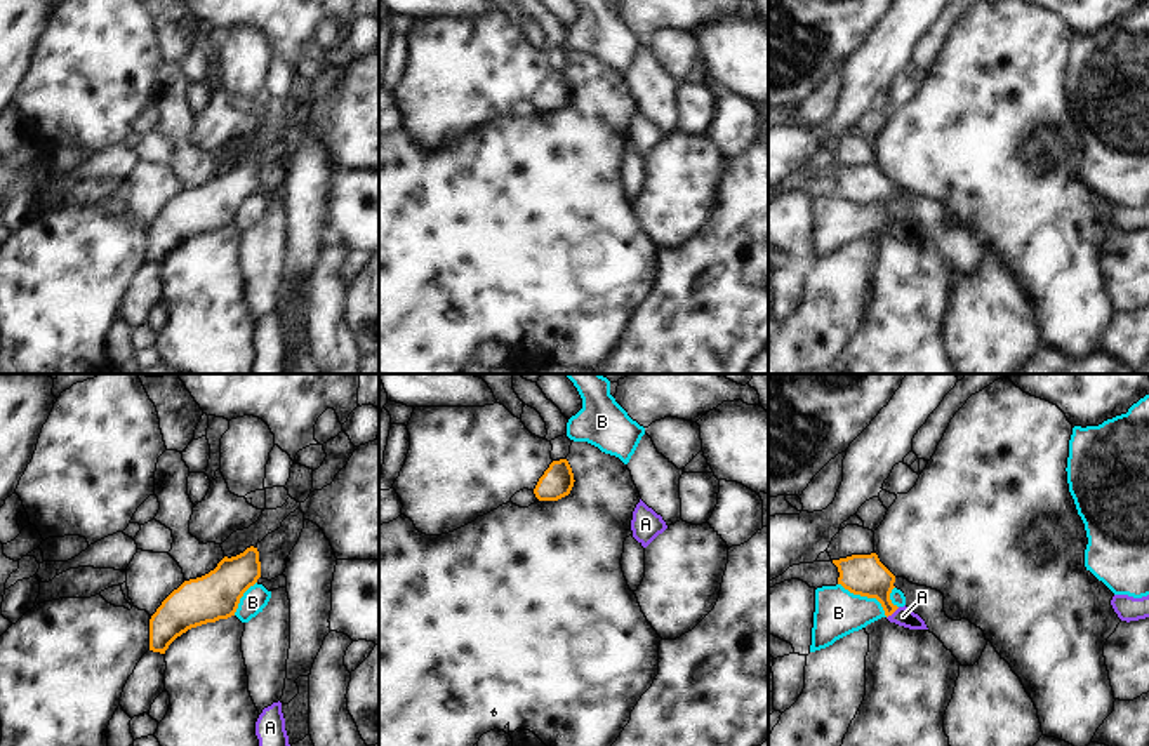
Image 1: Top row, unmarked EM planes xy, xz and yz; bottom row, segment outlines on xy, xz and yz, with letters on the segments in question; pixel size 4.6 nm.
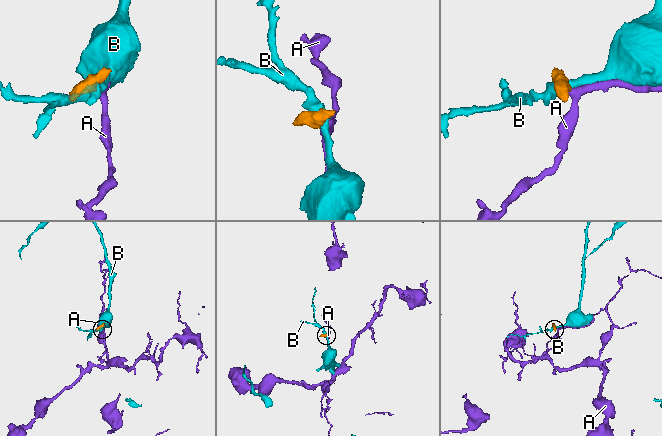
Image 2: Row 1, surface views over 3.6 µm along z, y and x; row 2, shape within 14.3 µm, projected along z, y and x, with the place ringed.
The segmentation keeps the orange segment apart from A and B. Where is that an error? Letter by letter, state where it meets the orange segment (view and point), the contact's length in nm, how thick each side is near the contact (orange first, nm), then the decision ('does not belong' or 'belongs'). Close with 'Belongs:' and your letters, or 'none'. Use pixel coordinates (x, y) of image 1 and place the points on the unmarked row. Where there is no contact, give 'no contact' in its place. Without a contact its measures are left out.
A: contact yz (892, 223); length 80 nm; calibres 190 and 90 nm; does not belong
B: contact yz (866, 206); length 280 nm; calibres 190 and 220 nm; does not belong
Belongs: none

